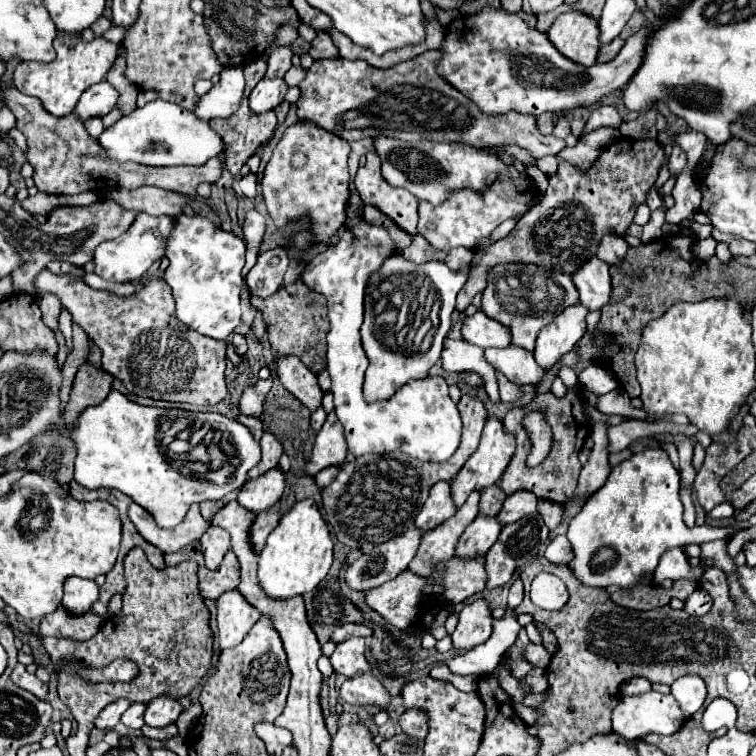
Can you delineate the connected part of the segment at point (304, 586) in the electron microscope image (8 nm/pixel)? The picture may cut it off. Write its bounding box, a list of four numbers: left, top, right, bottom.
[257,498,333,600]

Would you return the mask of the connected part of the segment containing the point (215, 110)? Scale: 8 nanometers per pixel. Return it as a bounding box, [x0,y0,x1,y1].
[195,66,245,120]

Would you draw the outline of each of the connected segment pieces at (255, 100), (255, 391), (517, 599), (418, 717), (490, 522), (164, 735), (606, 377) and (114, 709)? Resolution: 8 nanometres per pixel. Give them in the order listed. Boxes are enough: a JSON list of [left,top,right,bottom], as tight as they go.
[[249,78,287,114],[239,378,273,418],[507,580,523,608],[399,710,429,738],[453,518,501,560],[141,724,177,740],[579,364,619,396],[93,698,131,730]]

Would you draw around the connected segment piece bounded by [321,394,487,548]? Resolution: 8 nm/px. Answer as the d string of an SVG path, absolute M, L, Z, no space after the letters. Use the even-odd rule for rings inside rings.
M461 396L457 410L463 420L461 444L455 454L439 464L421 462L417 458L407 456L405 452L389 452L389 454L369 454L347 460L341 464L337 478L323 488L323 508L325 520L333 528L339 542L349 548L359 548L363 544L381 544L391 538L401 536L409 530L425 504L429 490L435 482L451 482L455 474L463 468L467 458L477 450L479 438L485 426L485 406L477 396Z

